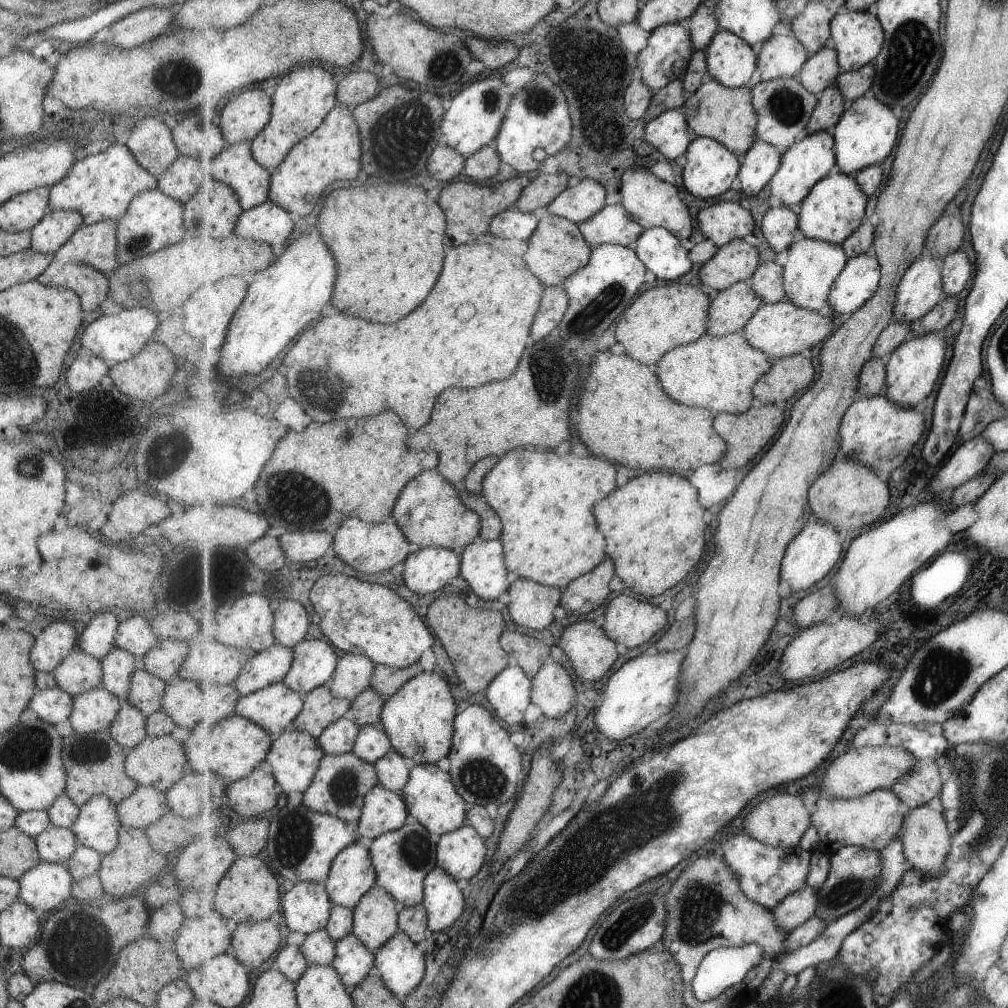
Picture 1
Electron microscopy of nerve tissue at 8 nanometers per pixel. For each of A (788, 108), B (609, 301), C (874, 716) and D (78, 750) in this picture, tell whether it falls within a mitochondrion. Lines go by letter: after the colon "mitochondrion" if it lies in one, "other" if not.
A: mitochondrion
B: mitochondrion
C: other
D: mitochondrion

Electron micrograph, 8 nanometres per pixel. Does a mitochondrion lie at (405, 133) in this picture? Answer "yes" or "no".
yes

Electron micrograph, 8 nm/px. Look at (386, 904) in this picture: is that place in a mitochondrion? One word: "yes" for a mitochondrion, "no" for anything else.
no

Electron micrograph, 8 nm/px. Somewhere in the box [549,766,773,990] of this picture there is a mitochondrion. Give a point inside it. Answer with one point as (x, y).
(700, 906)

